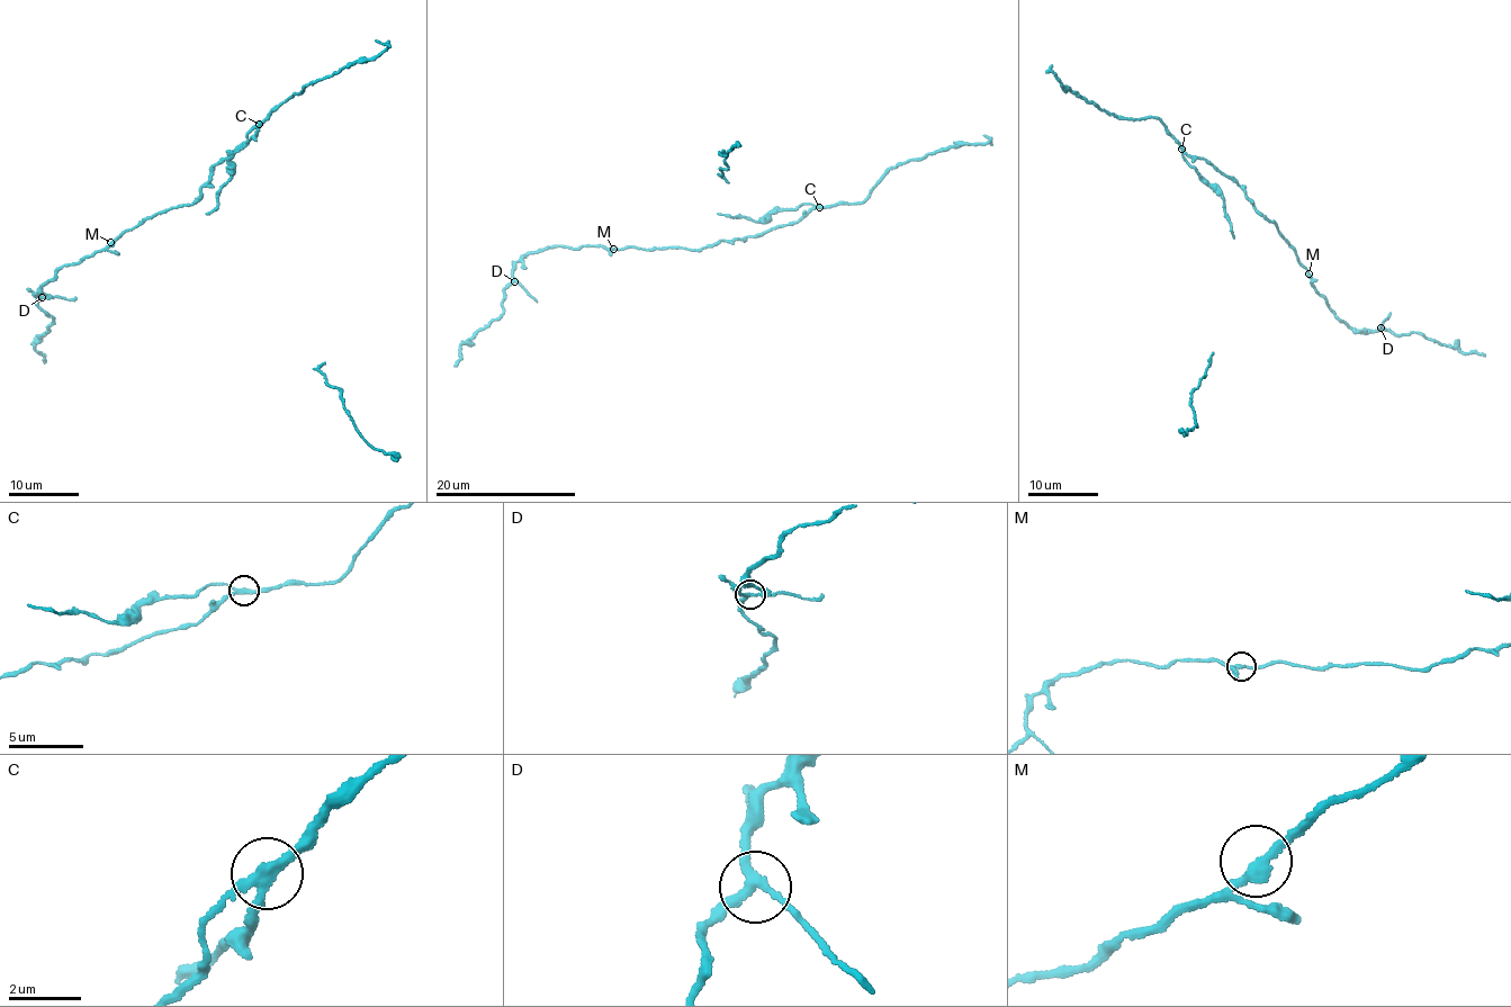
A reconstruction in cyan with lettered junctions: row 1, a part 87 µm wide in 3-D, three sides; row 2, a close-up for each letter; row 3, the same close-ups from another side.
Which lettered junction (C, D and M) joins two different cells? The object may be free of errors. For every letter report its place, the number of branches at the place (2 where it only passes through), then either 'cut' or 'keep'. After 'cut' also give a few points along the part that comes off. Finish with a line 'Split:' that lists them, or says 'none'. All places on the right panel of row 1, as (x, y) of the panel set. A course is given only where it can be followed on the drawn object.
C: at (1181, 149); 3 branches meet; cut; foreign part runs (1181, 147), (1186, 162), (1223, 199), (1233, 239)
D: at (1381, 327); 3 branches meet; keep
M: at (1309, 273); 3 branches meet; keep
Split: C

